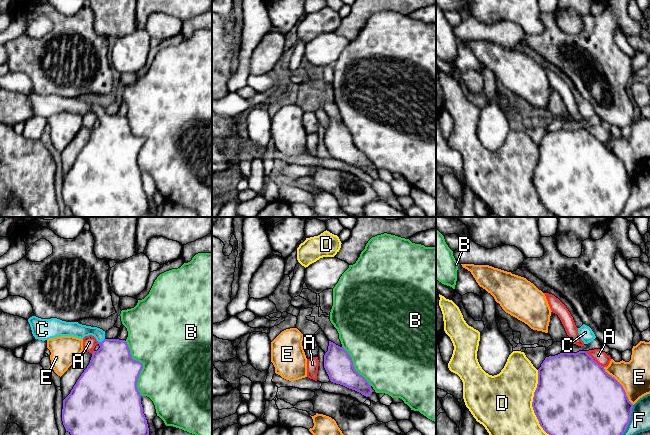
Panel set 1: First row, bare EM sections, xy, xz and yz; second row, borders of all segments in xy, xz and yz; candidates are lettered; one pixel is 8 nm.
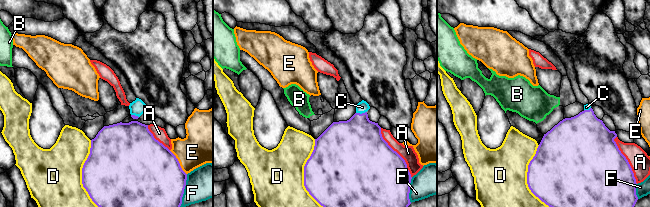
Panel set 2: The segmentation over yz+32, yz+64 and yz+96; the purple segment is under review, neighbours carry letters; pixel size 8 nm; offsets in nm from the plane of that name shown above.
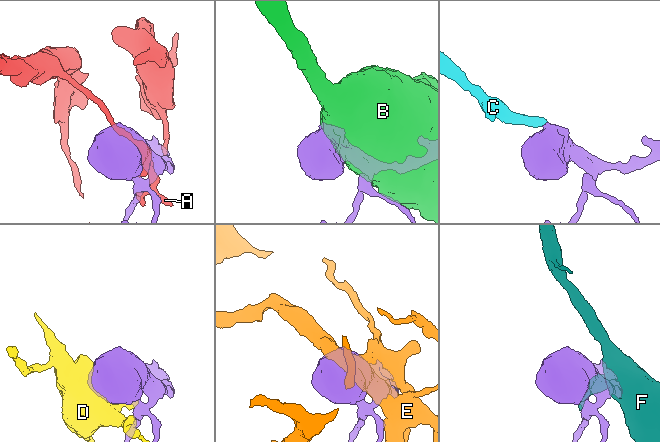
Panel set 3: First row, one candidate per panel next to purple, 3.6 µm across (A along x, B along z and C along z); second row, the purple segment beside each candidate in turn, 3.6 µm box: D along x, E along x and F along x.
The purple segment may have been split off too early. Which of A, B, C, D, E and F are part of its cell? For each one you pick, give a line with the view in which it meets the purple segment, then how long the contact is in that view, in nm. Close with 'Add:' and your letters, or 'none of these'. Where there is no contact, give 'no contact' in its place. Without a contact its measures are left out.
C: meets purple in xy; contact 60 nm long
Add: C

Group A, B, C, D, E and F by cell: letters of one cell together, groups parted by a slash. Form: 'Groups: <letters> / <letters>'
Groups: A / B / C / D / E / F

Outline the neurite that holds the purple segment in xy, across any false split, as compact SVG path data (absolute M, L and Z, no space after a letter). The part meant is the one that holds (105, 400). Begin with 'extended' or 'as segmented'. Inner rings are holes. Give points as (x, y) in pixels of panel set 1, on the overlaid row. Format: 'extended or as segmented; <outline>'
extended; M57 318L28 319L35 339L48 340L61 336L83 339L92 335L100 348L94 351L89 365L81 374L70 394L63 400L62 421L71 435L149 435L137 382L143 364L132 358L125 340L106 339L105 331L97 327L66 322Z

